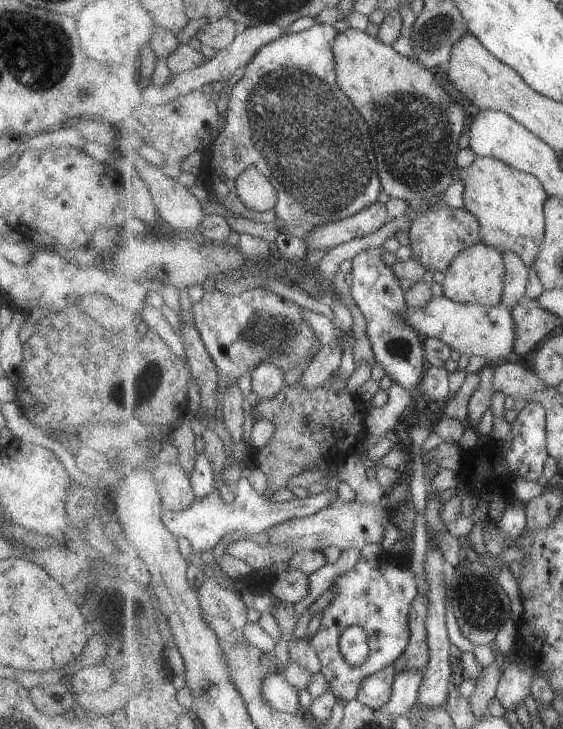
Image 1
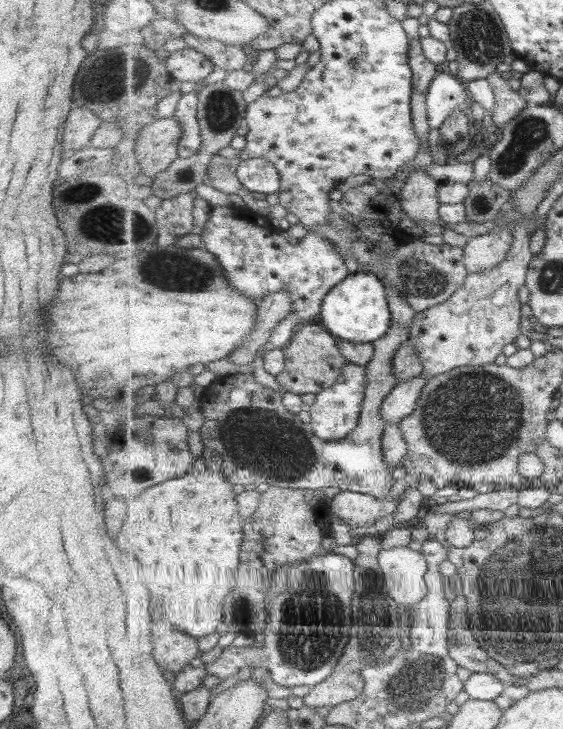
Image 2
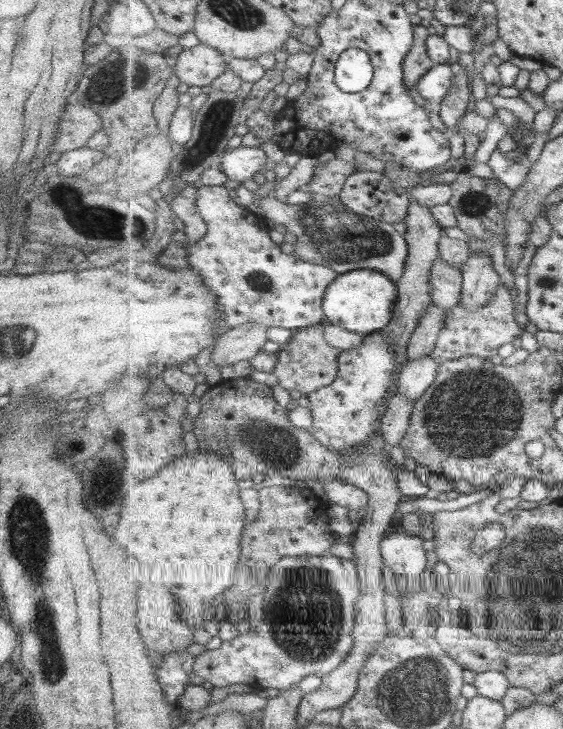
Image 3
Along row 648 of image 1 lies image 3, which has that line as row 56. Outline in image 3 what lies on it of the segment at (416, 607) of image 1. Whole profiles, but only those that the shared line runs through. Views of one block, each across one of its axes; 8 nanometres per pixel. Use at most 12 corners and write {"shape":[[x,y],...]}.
{"shape":[[414,26],[414,44],[403,64],[406,86],[417,90],[437,66],[429,57],[429,30]]}

